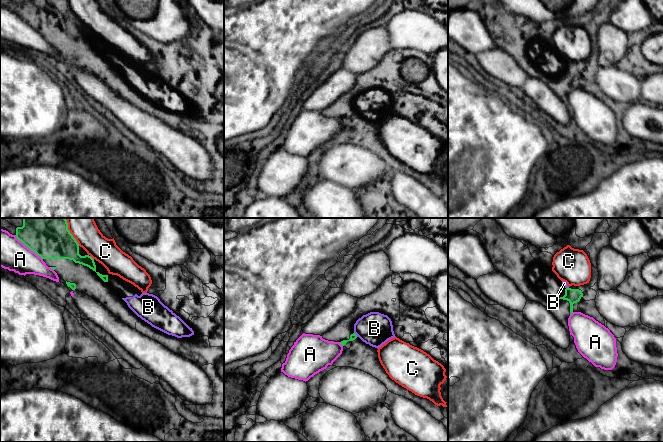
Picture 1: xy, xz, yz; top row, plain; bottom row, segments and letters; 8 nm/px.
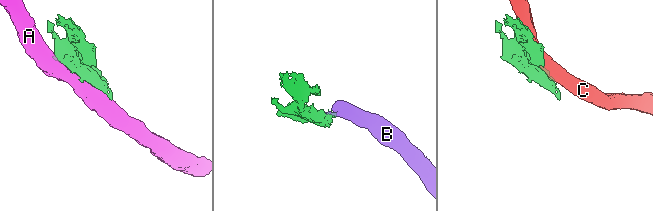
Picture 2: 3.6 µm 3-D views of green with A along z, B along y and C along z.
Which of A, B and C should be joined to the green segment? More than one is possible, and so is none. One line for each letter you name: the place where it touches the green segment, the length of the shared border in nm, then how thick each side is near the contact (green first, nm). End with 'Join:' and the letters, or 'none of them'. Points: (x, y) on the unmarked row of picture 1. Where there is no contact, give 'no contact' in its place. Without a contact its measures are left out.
B: contact xz (355, 110); length 50 nm; calibres 50 and 260 nm
Join: B

